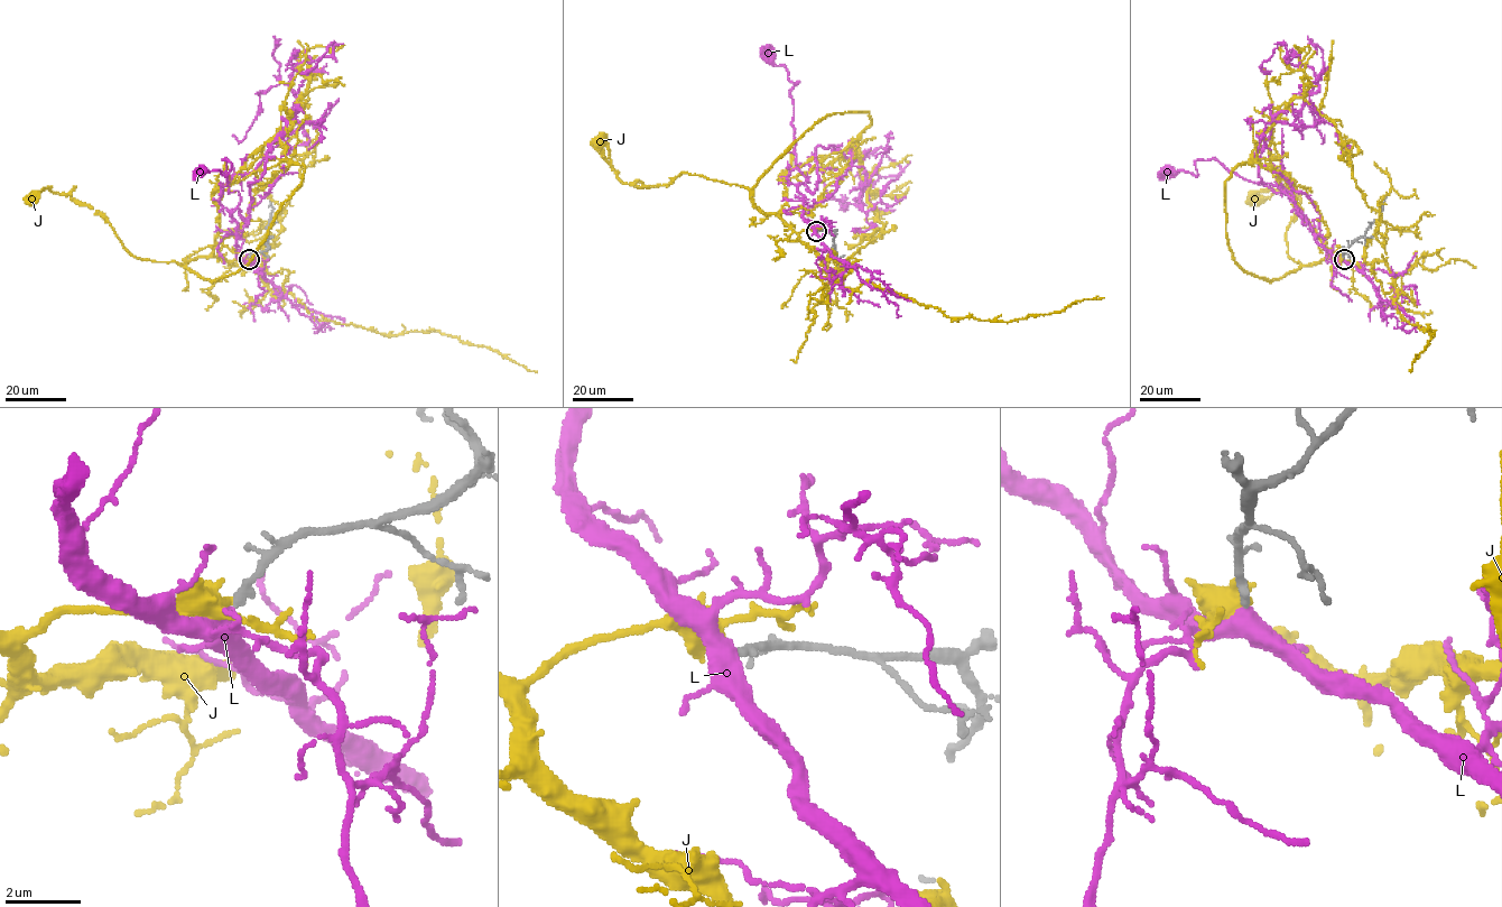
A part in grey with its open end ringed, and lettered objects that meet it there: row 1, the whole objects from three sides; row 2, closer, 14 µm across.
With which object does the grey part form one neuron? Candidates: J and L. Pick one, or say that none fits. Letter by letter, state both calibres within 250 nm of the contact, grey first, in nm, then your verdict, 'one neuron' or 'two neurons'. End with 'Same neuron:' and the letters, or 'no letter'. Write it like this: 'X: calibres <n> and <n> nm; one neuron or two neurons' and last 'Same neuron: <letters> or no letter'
J: calibres 240 and 280 nm; two neurons
L: calibres 240 and 420 nm; one neuron
Same neuron: L

